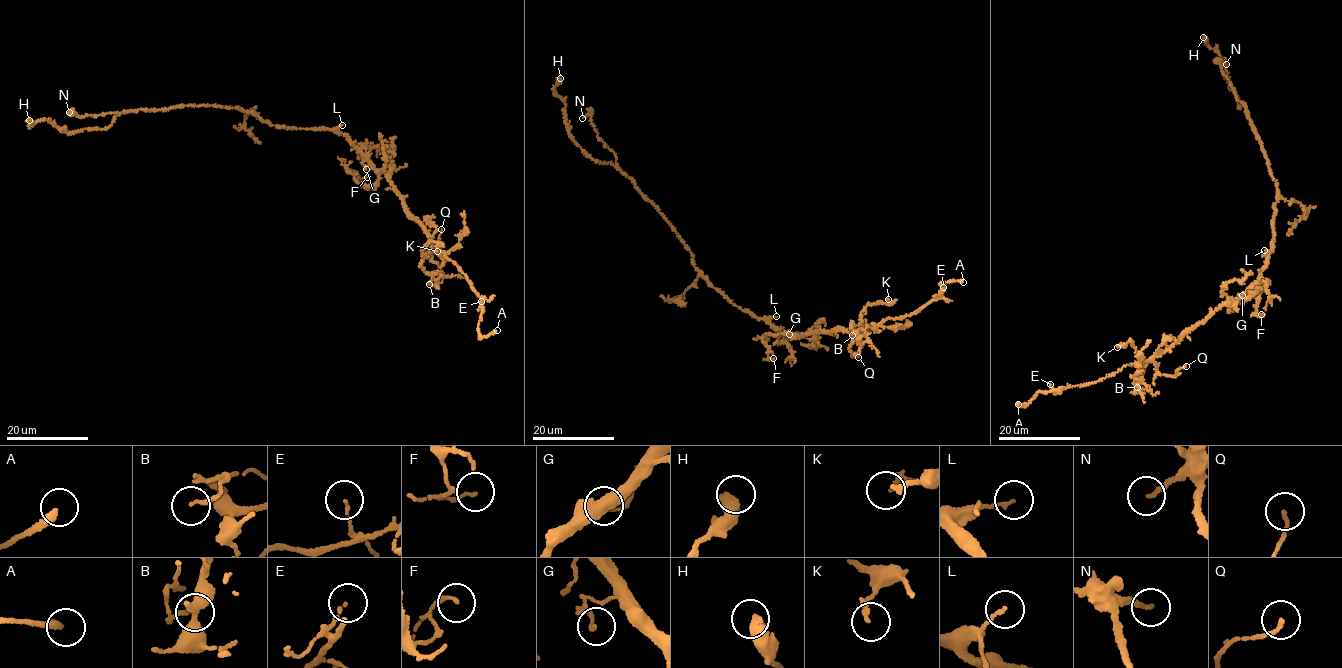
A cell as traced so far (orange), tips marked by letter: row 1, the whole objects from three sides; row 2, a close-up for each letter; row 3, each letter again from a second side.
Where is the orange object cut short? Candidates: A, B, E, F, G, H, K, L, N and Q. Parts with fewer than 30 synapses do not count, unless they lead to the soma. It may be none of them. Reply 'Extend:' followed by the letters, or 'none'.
Extend: A

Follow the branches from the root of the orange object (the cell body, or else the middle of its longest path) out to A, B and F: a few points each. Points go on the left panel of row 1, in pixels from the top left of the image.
A: (331, 130), (348, 136), (374, 168), (388, 174), (434, 248), (464, 273), (481, 300), (481, 336), (497, 330)
B: (331, 130), (388, 174), (425, 227), (432, 247), (422, 267), (443, 276), (436, 271), (429, 284)
F: (331, 130), (348, 136), (365, 154), (378, 174), (373, 185), (358, 183), (346, 167), (359, 182), (367, 177)

